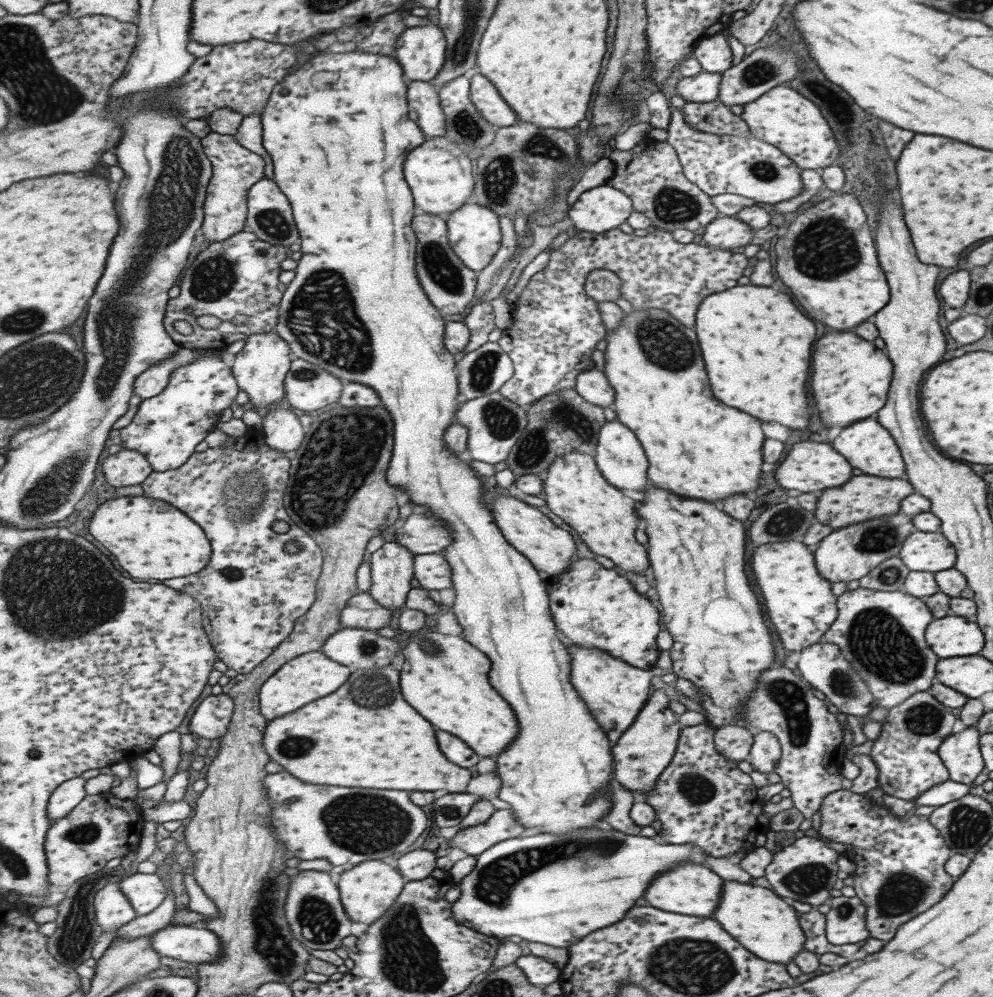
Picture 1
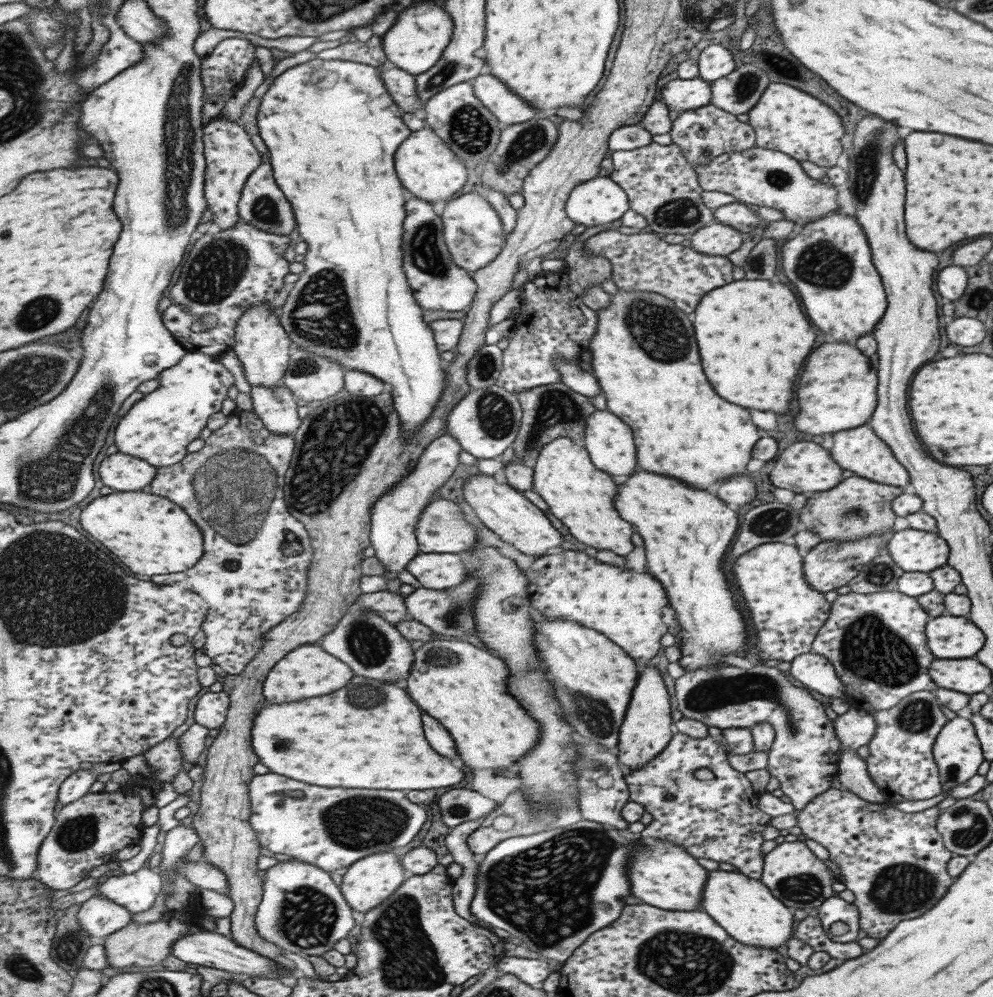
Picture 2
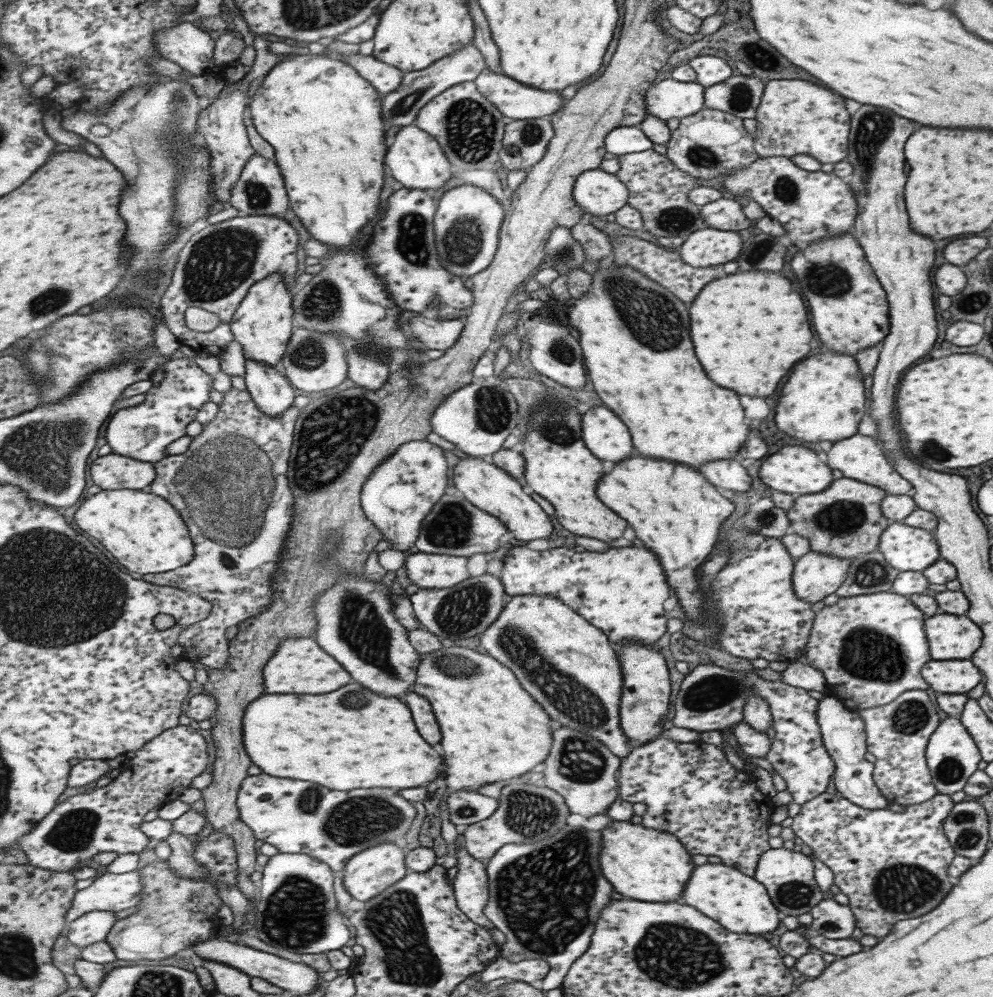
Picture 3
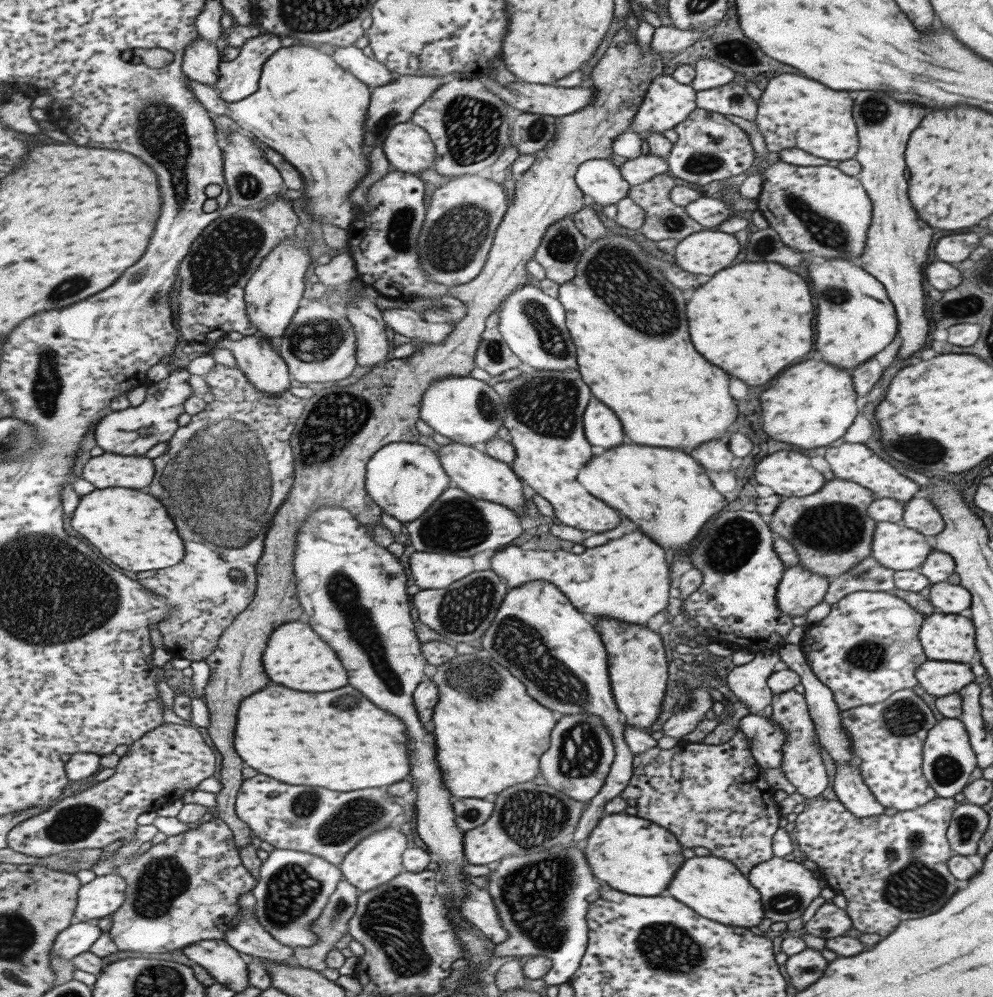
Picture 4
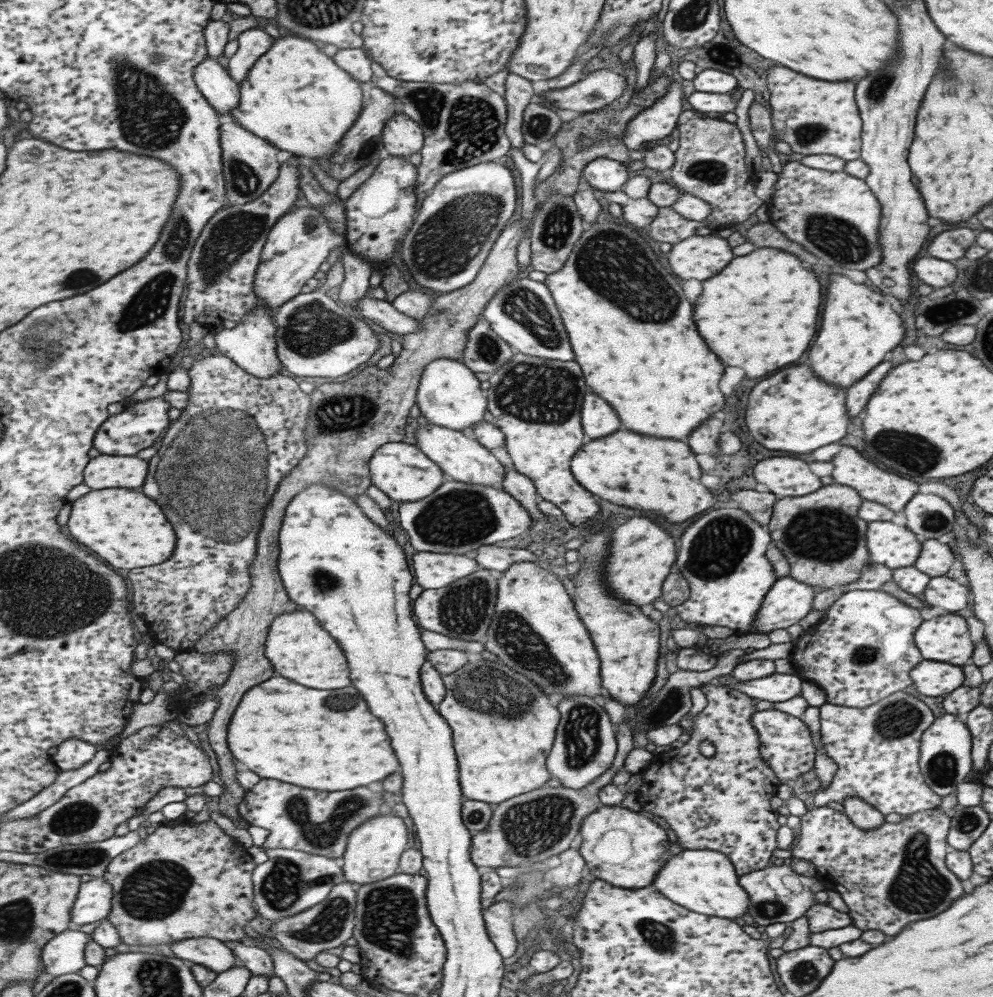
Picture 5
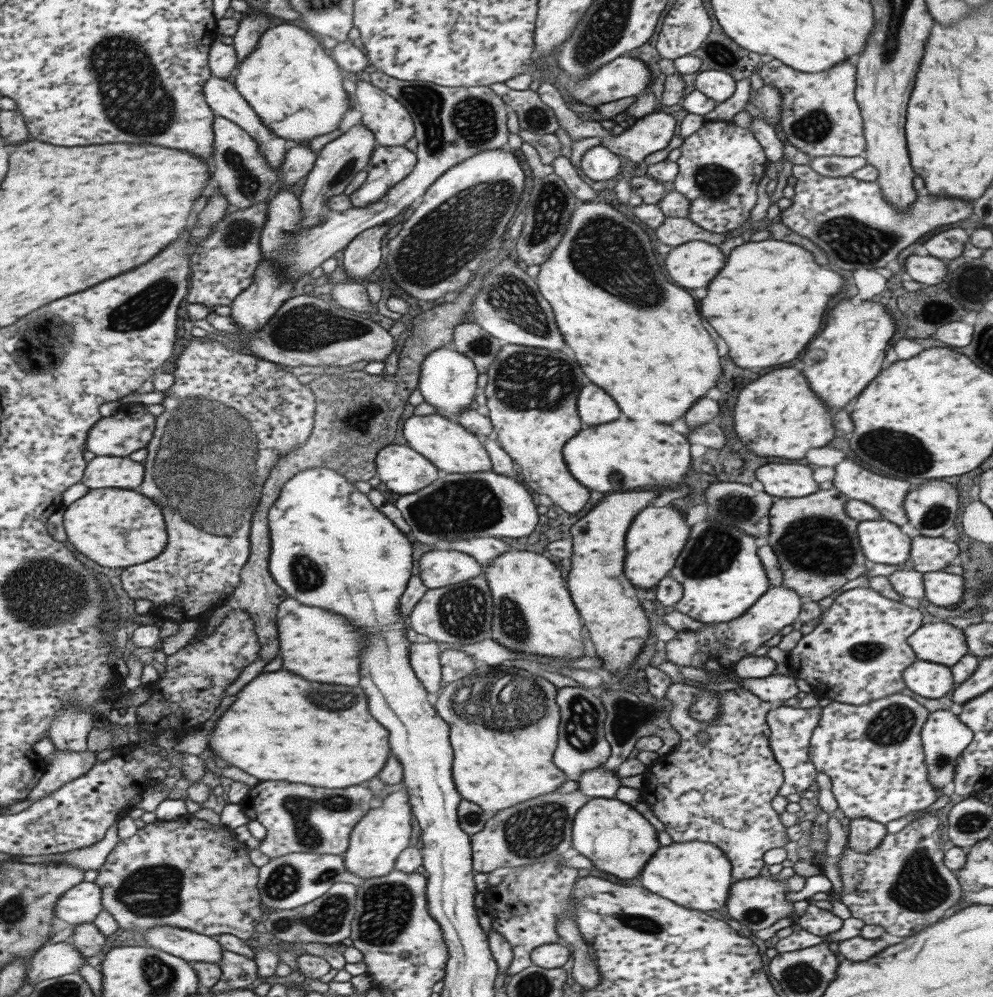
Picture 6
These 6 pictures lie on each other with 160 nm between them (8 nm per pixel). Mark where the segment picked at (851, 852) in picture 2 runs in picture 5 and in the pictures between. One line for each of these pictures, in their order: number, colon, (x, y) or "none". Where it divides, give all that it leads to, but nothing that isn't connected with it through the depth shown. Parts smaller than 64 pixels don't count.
3: (891, 865)
4: (889, 868)
5: (887, 877)

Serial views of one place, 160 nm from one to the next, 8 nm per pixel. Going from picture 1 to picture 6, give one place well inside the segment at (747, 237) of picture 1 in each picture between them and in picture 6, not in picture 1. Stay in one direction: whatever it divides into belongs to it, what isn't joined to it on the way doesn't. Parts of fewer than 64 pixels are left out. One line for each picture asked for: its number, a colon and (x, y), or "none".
2: (716, 239)
3: (707, 247)
4: (707, 251)
5: (697, 257)
6: (692, 264)

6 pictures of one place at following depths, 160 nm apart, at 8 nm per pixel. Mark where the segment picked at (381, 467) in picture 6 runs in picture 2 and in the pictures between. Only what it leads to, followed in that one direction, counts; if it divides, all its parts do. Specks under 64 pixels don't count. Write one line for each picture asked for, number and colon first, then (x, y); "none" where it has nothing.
2: (395, 516)
3: (398, 496)
4: (404, 478)
5: (402, 471)

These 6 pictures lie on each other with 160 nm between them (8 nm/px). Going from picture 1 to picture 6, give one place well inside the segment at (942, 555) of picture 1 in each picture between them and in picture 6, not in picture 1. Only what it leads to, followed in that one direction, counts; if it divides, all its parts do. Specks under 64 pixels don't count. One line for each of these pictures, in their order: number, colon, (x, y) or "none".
2: (911, 550)
3: (905, 548)
4: (893, 546)
5: (887, 544)
6: (881, 542)

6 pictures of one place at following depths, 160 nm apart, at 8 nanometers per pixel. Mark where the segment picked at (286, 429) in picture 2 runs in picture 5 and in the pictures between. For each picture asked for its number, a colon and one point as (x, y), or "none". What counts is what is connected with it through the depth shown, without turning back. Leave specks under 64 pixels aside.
3: (271, 389)
4: (262, 363)
5: (251, 343)

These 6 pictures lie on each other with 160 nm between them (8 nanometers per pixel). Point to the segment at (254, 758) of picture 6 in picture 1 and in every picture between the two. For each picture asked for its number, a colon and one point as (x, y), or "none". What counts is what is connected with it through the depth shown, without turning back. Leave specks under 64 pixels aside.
1: (393, 747)
2: (370, 735)
3: (332, 739)
4: (340, 740)
5: (328, 740)

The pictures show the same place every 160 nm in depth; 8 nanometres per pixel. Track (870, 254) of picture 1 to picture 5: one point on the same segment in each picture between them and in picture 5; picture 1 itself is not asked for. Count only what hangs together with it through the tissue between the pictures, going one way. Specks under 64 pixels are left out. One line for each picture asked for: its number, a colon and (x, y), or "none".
2: (828, 261)
3: (848, 307)
4: (855, 319)
5: (858, 327)

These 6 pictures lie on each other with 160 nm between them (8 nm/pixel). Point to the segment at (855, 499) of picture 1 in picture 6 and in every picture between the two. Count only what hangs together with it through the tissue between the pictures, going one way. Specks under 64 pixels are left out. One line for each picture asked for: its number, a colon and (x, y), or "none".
2: (854, 508)
3: (844, 520)
4: (831, 531)
5: (821, 536)
6: (815, 542)

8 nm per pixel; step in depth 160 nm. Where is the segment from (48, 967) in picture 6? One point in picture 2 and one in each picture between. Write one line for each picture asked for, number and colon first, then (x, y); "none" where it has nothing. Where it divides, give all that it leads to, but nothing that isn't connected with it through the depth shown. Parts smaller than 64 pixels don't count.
2: (99, 916)
3: (95, 926)
4: (78, 938)
5: (66, 953)

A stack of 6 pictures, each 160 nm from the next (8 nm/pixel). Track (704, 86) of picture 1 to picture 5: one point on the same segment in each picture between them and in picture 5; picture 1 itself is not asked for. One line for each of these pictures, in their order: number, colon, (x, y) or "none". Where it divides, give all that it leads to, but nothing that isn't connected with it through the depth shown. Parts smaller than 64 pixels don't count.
2: (680, 95)
3: (668, 98)
4: (667, 102)
5: (657, 121)

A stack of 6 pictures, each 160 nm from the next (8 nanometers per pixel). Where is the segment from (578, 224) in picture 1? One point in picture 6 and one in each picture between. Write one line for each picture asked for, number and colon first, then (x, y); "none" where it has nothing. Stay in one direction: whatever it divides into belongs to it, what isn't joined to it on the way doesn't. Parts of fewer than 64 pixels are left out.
2: (599, 201)
3: (599, 193)
4: (598, 178)
5: (605, 174)
6: (599, 163)

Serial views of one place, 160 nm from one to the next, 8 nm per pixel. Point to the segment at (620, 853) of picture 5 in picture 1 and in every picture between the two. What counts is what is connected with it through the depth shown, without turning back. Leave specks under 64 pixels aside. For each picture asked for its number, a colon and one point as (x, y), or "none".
1: (689, 888)
2: (665, 875)
3: (644, 864)
4: (634, 855)

